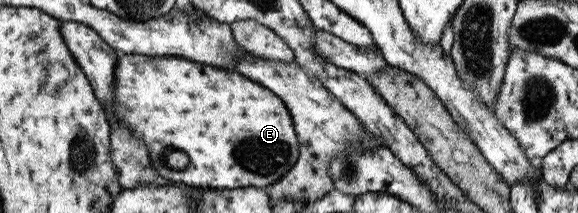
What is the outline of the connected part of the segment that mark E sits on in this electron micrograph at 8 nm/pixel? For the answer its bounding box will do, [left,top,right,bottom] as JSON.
[104,53,299,189]

